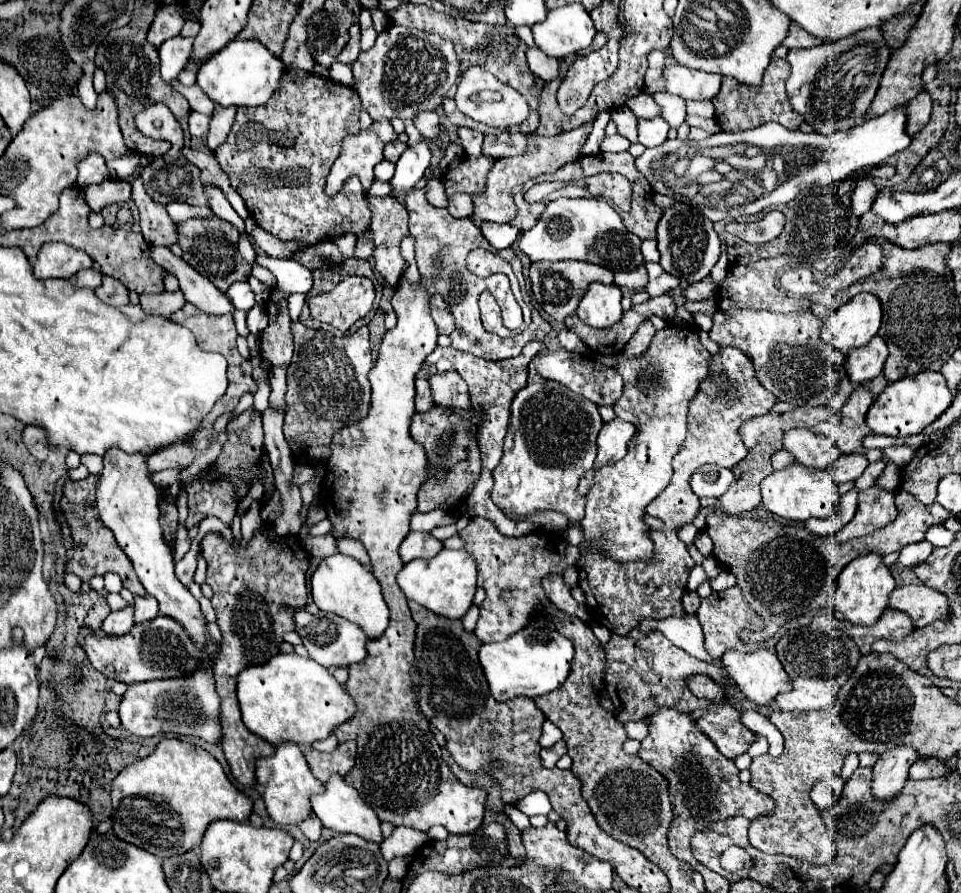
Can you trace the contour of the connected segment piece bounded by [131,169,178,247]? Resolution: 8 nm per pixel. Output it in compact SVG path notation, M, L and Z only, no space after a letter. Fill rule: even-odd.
M134 169L134 179L132 179L132 199L138 205L140 211L140 229L150 245L172 245L178 241L176 233L176 223L170 219L166 213L166 207L158 201L154 201L140 179L142 169Z

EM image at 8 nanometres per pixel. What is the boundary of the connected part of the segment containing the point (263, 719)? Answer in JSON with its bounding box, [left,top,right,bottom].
[238,653,356,745]

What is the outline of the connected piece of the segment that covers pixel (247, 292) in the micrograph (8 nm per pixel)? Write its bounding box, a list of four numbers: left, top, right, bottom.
[228,283,254,311]

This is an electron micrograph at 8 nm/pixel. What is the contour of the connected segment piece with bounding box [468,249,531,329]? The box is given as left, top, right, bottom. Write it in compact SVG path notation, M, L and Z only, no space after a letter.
M474 249L470 255L468 255L468 269L478 275L478 277L490 277L494 273L504 273L510 277L510 283L512 283L513 294L516 295L518 303L523 309L522 329L528 327L531 323L531 309L526 303L524 303L523 296L521 294L520 286L516 275L512 273L512 267L508 261L504 261L500 255L492 253L492 251L486 251L486 249Z

